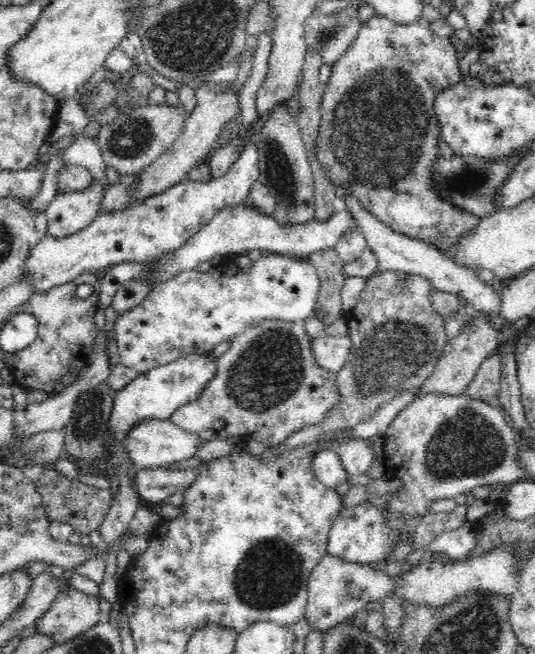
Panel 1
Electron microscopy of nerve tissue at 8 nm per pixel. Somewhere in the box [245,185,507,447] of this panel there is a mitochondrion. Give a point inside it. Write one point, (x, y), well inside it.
(393, 353)

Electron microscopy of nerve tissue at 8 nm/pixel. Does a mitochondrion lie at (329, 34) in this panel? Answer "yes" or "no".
yes

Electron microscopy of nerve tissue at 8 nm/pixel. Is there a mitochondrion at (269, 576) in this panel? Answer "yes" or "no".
yes

